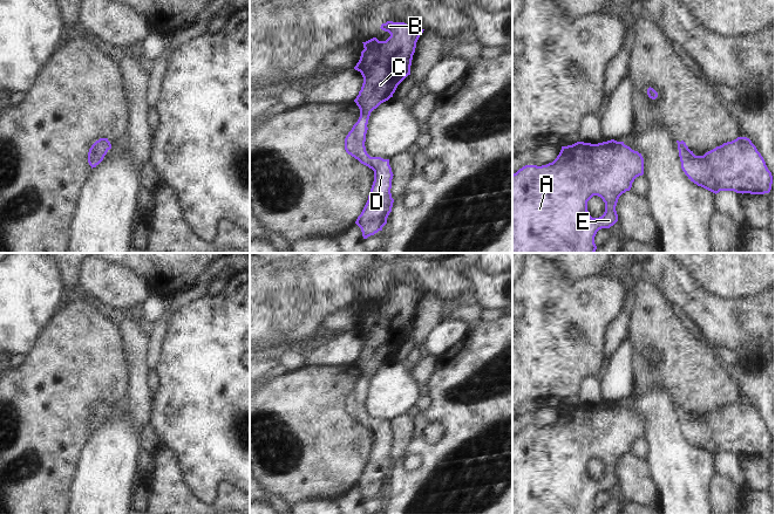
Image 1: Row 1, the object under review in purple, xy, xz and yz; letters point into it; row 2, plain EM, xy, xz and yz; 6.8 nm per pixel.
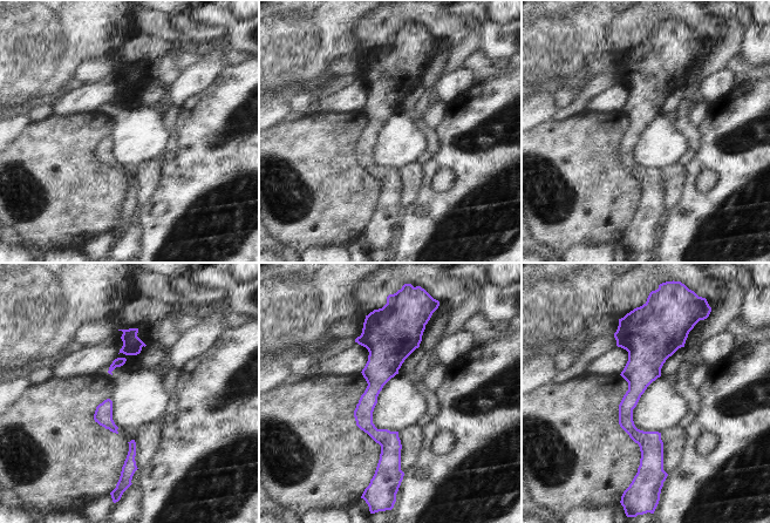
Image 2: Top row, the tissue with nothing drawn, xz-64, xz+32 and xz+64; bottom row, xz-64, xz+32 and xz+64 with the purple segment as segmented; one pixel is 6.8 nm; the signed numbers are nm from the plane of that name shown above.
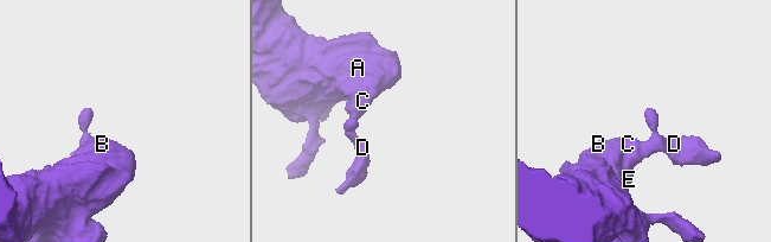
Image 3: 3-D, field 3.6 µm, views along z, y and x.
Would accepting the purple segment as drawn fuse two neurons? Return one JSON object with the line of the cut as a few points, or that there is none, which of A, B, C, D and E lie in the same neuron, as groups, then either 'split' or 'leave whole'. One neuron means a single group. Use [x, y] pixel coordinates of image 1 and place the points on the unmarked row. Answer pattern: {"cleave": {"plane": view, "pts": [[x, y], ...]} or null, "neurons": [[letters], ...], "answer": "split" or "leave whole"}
{"cleave": null, "neurons": [["A", "B", "C", "D", "E"]], "answer": "leave whole"}

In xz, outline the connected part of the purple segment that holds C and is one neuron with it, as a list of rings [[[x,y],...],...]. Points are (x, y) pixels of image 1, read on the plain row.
[[[393,283],[382,286],[380,290],[390,299],[386,303],[373,300],[362,304],[365,311],[354,329],[363,340],[361,352],[354,362],[360,379],[345,400],[346,414],[374,433],[368,462],[355,484],[363,501],[382,493],[394,465],[390,455],[394,437],[389,422],[370,419],[366,413],[368,382],[370,375],[393,359],[397,348],[410,337],[416,304],[424,293]]]

